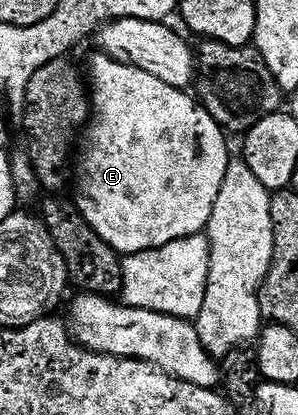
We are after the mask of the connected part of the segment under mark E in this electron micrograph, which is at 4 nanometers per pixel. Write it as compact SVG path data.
M97 52L93 63L89 66L89 74L87 70L87 78L91 83L91 106L95 113L80 139L79 153L75 158L75 186L77 182L78 188L81 189L81 199L76 199L75 205L85 218L87 225L121 256L147 252L171 244L180 238L202 233L211 220L215 200L219 200L219 188L223 188L223 176L227 176L227 168L231 161L229 146L225 143L226 131L215 124L211 114L209 118L210 111L202 108L192 93L176 90L174 86L163 84L163 80L151 76L151 72L143 72L137 66L132 66L127 60L120 62L112 58L110 54Z

